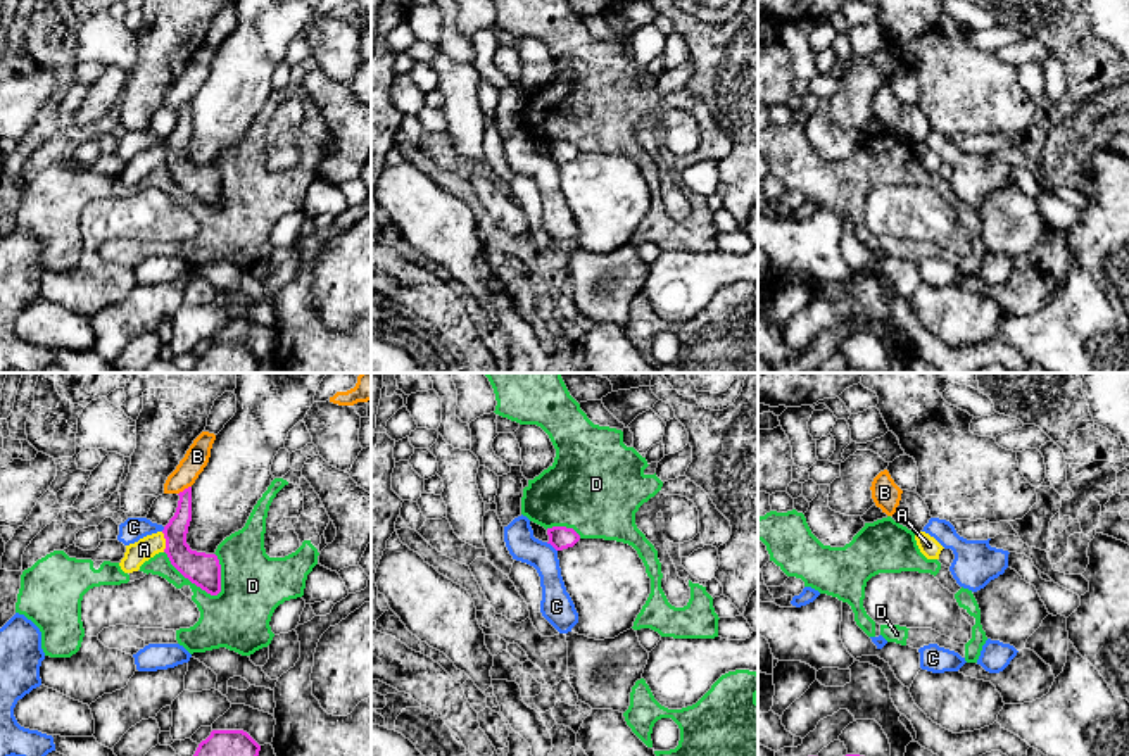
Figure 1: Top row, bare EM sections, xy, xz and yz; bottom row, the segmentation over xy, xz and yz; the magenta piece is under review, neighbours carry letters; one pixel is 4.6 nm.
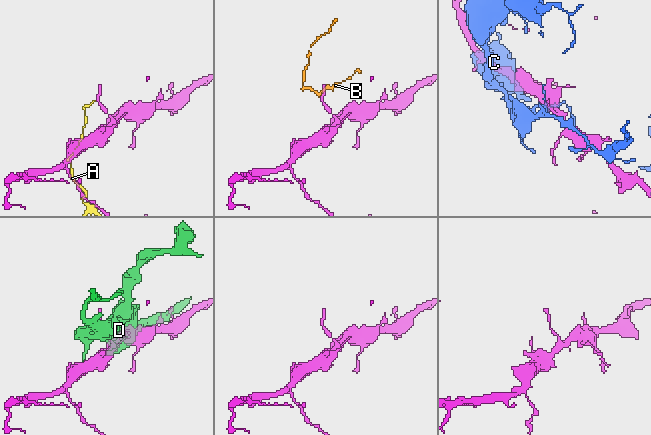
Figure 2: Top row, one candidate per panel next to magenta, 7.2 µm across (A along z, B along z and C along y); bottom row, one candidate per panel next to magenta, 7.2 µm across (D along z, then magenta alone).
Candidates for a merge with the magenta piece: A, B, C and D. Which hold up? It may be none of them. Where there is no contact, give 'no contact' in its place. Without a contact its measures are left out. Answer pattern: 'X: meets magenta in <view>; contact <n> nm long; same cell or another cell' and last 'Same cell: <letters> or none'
A: meets magenta in xy; contact 100 nm long; another cell
B: meets magenta in xy; contact 80 nm long; another cell
C: meets magenta in xz; contact 70 nm long; another cell
D: meets magenta in xy; contact 320 nm long; another cell
Same cell: none

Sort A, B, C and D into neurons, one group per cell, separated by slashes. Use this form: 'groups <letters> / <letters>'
groups A / B / C / D

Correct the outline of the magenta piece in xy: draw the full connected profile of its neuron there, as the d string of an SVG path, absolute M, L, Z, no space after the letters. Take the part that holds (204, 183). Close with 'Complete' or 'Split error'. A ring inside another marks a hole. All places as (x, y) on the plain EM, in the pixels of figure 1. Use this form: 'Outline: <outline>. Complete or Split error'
Outline: M192 100L178 107L174 129L164 140L166 162L171 178L192 197L211 209L221 205L221 178L216 167L192 164L186 147L192 135Z. Complete

